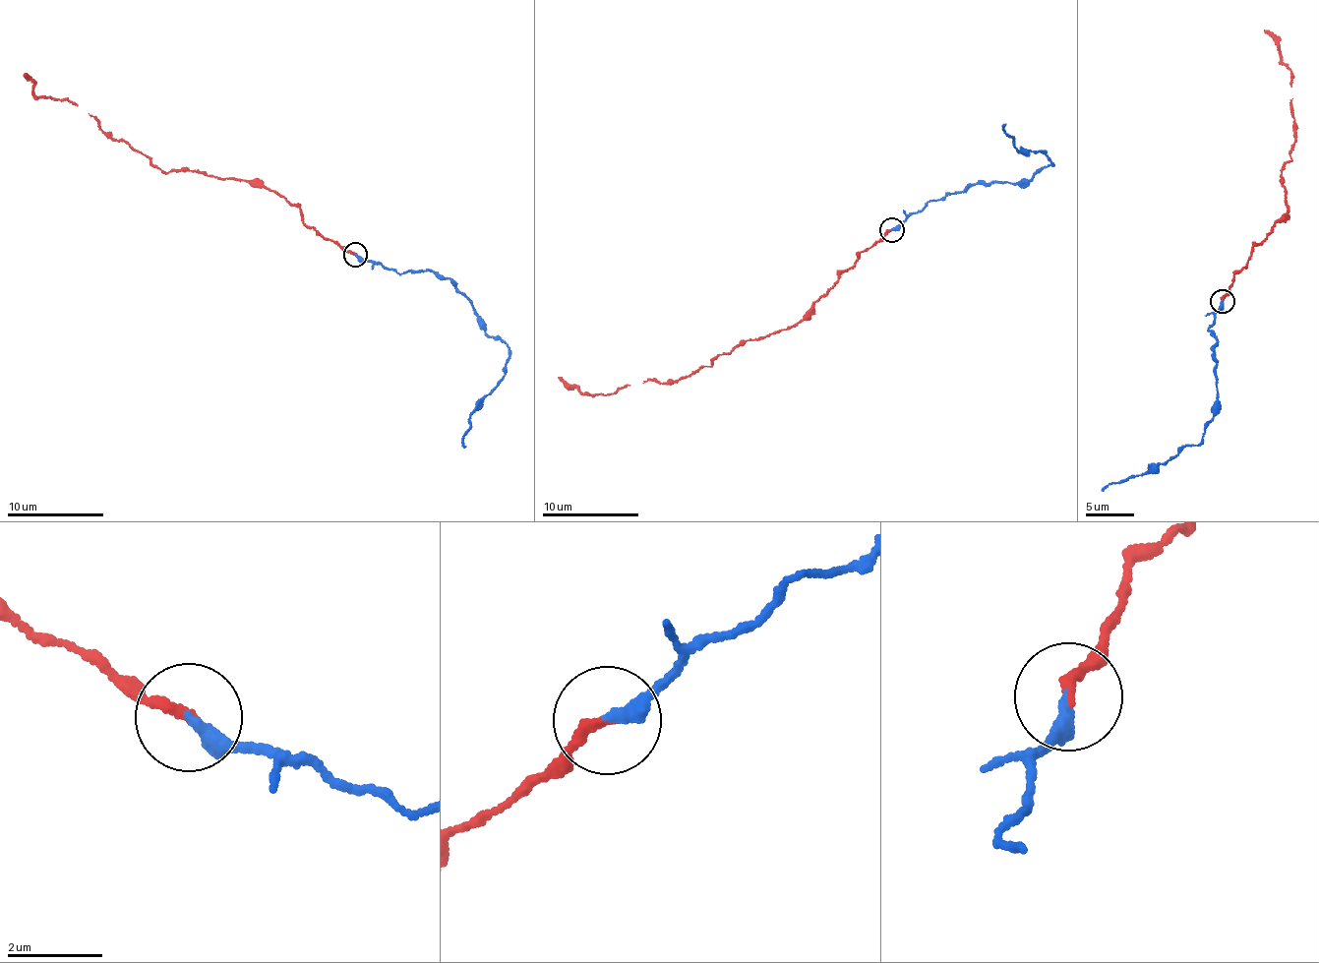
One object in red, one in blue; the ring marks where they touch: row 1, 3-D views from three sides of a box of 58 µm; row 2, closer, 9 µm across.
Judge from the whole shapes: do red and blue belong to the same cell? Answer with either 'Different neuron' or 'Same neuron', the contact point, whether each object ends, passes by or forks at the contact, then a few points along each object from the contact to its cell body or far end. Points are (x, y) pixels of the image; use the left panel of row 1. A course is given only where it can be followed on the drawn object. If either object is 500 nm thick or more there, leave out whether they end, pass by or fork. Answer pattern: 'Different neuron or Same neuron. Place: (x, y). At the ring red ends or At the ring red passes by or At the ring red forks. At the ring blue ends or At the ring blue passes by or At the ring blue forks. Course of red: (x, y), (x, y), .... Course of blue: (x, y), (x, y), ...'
Same neuron. Place: (355, 255). At the ring red ends. At the ring blue ends. Course of red: (354, 255), (310, 227), (296, 206), (265, 187), (165, 172), (105, 132), (78, 105), (38, 98), (24, 75). Course of blue: (354, 255), (447, 277), (478, 326), (507, 345), (505, 374), (473, 410), (464, 448)

